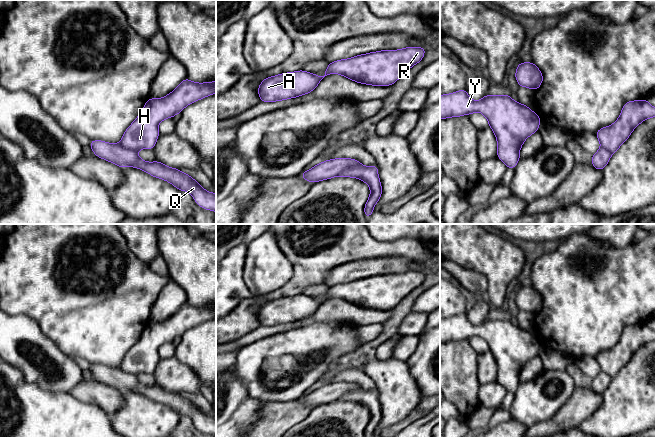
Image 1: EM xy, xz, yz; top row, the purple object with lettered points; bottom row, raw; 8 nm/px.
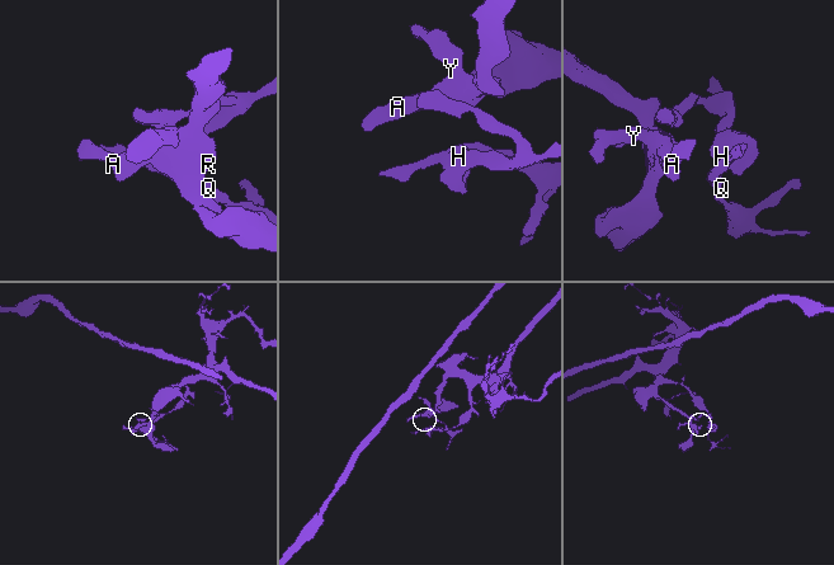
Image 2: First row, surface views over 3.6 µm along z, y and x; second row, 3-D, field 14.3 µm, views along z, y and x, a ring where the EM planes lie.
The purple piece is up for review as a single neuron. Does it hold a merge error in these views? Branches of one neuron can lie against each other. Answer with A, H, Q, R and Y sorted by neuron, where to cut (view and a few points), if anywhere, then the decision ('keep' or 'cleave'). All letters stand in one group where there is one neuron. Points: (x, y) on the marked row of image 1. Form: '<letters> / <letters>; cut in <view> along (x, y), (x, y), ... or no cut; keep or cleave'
A H R Y / Q; cut in xz along (359, 162), (347, 167), (338, 175); cleave

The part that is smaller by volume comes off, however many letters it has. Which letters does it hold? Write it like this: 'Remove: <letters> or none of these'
Remove: Q

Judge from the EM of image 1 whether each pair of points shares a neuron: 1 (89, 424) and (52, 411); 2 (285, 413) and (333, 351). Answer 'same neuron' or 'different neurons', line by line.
1: same neuron
2: different neurons

